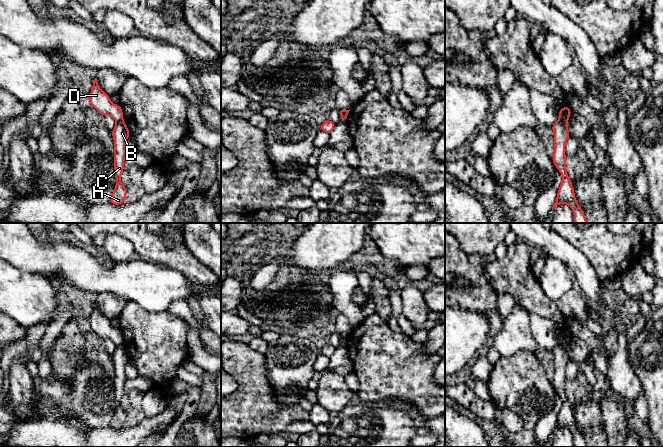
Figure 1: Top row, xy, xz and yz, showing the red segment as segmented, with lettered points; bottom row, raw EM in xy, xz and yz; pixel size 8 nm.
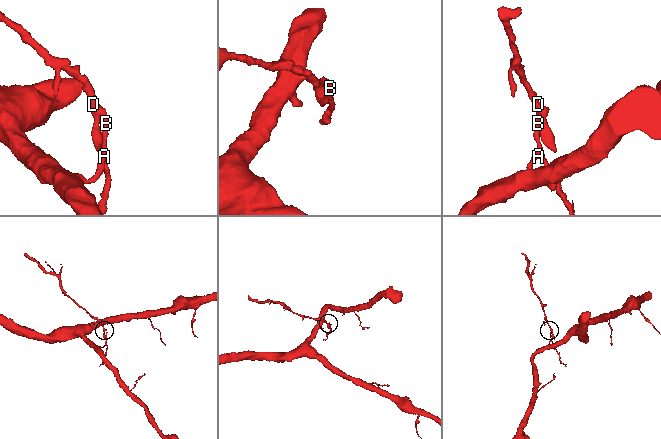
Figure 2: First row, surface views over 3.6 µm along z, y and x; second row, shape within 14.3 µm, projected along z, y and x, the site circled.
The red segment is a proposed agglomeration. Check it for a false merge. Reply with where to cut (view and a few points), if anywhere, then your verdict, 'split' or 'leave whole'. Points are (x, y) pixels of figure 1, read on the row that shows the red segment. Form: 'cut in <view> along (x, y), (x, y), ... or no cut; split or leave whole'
cut in yz along (559, 119), (566, 123); split

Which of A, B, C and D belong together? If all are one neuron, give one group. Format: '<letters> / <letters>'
A B C / D

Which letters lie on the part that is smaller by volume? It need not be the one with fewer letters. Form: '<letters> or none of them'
D

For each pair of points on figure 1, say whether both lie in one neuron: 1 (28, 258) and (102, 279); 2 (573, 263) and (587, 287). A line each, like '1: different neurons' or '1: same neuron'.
1: same neuron
2: same neuron

